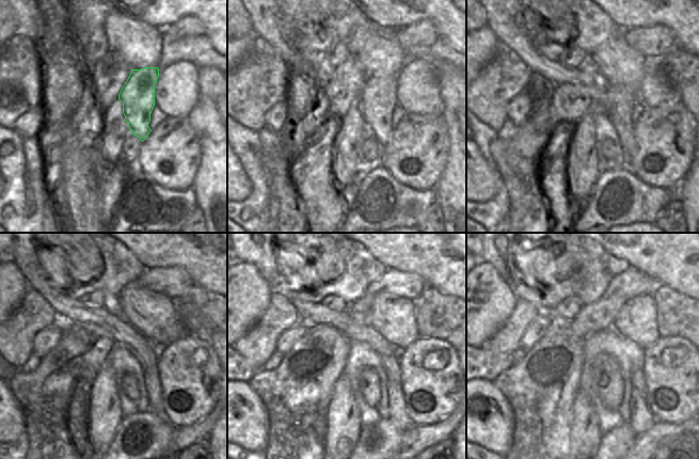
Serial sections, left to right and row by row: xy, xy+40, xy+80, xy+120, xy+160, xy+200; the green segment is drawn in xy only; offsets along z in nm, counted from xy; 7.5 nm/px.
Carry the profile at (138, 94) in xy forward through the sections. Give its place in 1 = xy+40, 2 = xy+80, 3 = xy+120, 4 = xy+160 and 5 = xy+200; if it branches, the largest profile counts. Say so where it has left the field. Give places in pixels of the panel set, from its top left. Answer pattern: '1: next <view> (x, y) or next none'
1: next xy+40 (378, 95)
2: next xy+80 (618, 101)
3: next xy+120 (68, 310)
4: next xy+160 (310, 312)
5: next xy+200 (641, 420)

